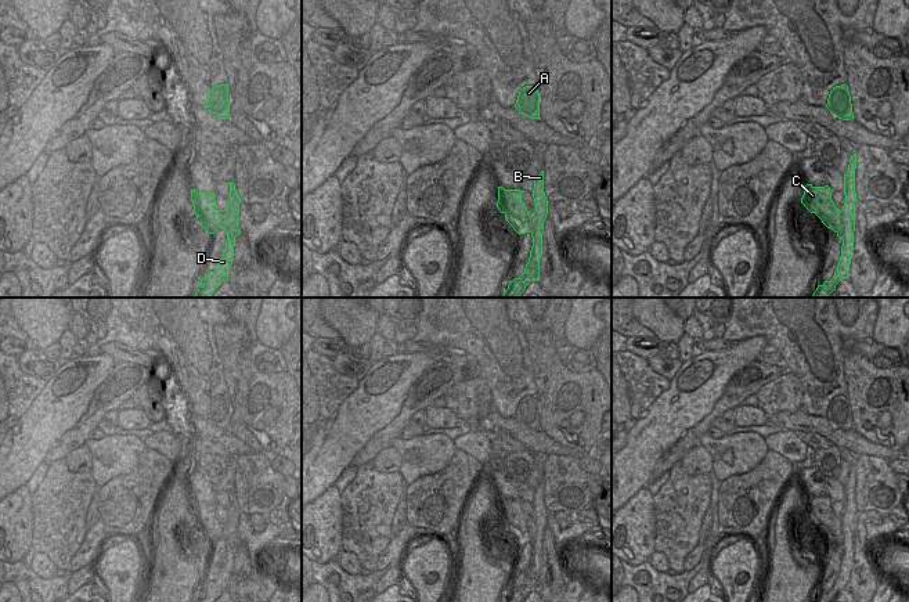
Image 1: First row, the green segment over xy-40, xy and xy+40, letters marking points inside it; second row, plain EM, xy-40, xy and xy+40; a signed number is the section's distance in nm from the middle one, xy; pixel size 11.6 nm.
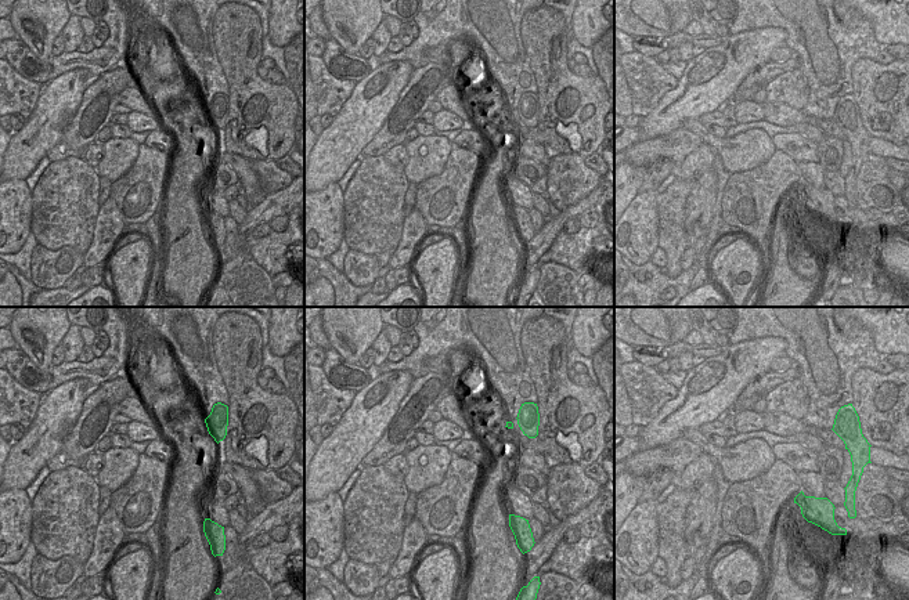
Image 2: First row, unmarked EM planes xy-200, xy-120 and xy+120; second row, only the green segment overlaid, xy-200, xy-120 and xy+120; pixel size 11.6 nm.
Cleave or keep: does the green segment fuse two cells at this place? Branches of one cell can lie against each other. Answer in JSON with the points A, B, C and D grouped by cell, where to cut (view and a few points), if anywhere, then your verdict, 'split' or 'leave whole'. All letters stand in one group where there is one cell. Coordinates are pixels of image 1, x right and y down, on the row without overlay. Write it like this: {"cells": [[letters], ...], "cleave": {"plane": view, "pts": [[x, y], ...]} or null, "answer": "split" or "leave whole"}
{"cells": [["A", "B", "D"], ["C"]], "cleave": {"plane": "xy+40", "pts": [[843, 521], [843, 537], [837, 543]]}, "answer": "split"}

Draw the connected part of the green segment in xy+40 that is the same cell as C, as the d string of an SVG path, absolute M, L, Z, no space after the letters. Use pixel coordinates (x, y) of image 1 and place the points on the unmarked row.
M807 494L801 513L811 523L815 523L827 538L838 542L843 540L843 520L836 518L832 502L829 495L814 497Z

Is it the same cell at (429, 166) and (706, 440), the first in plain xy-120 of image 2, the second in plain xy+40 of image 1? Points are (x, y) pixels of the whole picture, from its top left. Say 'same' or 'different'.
same

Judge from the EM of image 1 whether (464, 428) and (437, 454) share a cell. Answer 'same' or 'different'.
different

